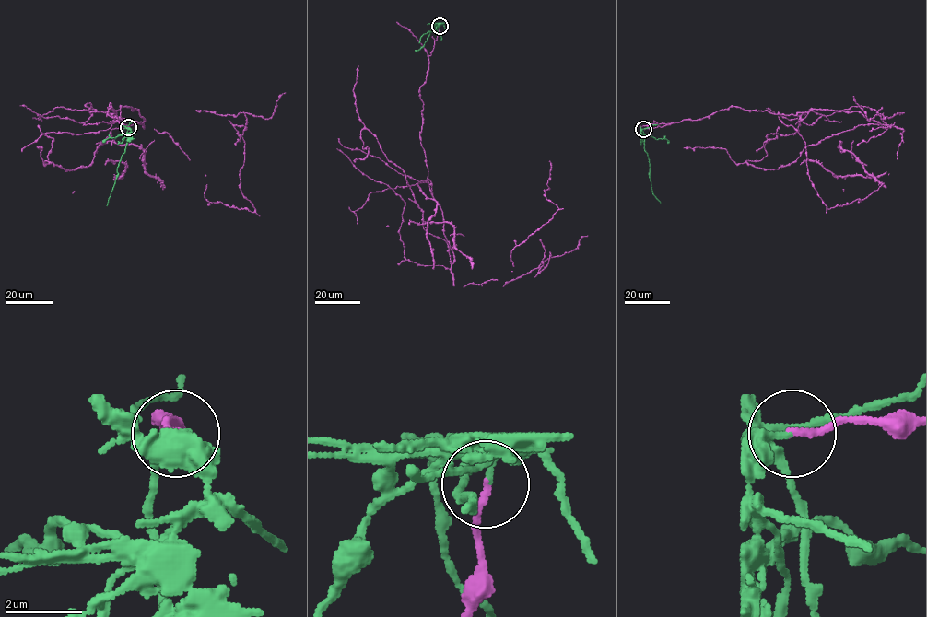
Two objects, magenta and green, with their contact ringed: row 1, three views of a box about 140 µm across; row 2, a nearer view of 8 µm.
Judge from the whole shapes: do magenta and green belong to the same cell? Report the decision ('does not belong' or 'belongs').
does not belong

